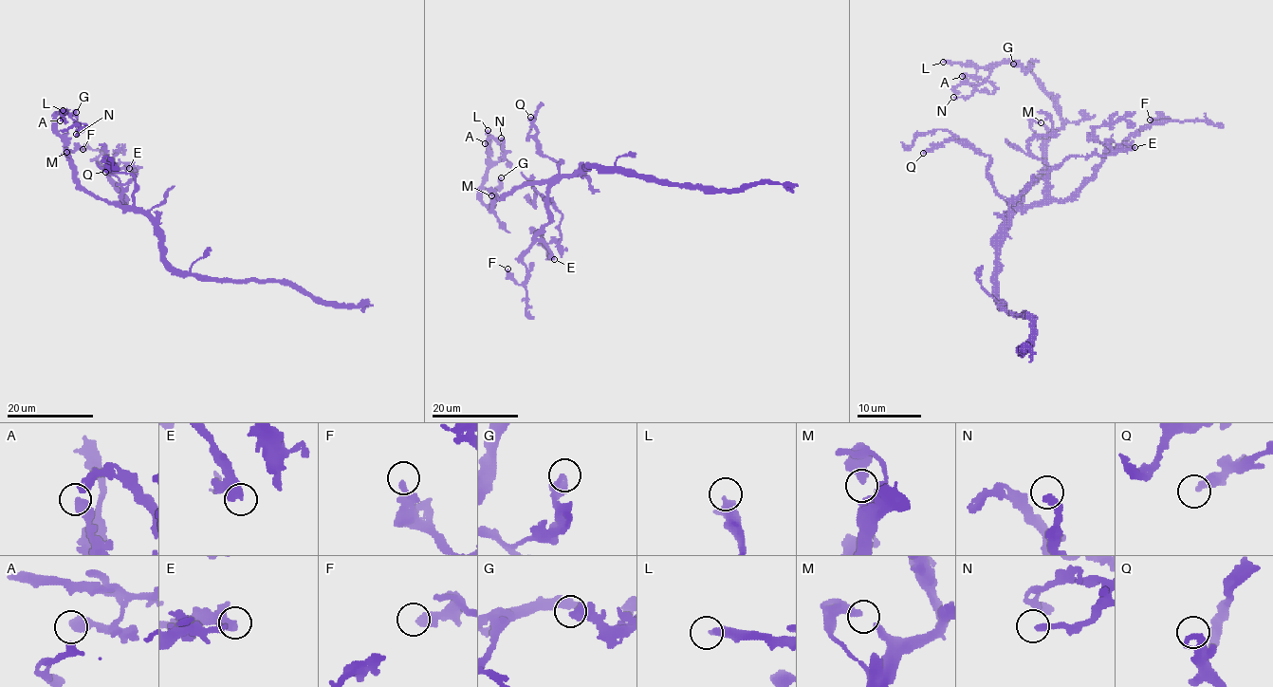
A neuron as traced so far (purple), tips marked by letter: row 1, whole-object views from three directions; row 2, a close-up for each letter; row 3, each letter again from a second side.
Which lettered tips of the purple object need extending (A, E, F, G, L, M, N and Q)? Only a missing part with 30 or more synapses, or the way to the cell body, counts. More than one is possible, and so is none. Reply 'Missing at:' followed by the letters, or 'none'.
Missing at: E

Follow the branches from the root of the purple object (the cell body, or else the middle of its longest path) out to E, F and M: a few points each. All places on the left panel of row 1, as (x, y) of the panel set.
E: (156, 226), (145, 215), (123, 207), (123, 195), (110, 176), (119, 169), (129, 168)
F: (156, 226), (145, 215), (123, 207), (123, 195), (98, 160), (102, 153), (87, 147), (83, 149)
M: (156, 226), (141, 213), (123, 210), (91, 195), (78, 180), (75, 167), (66, 152)

